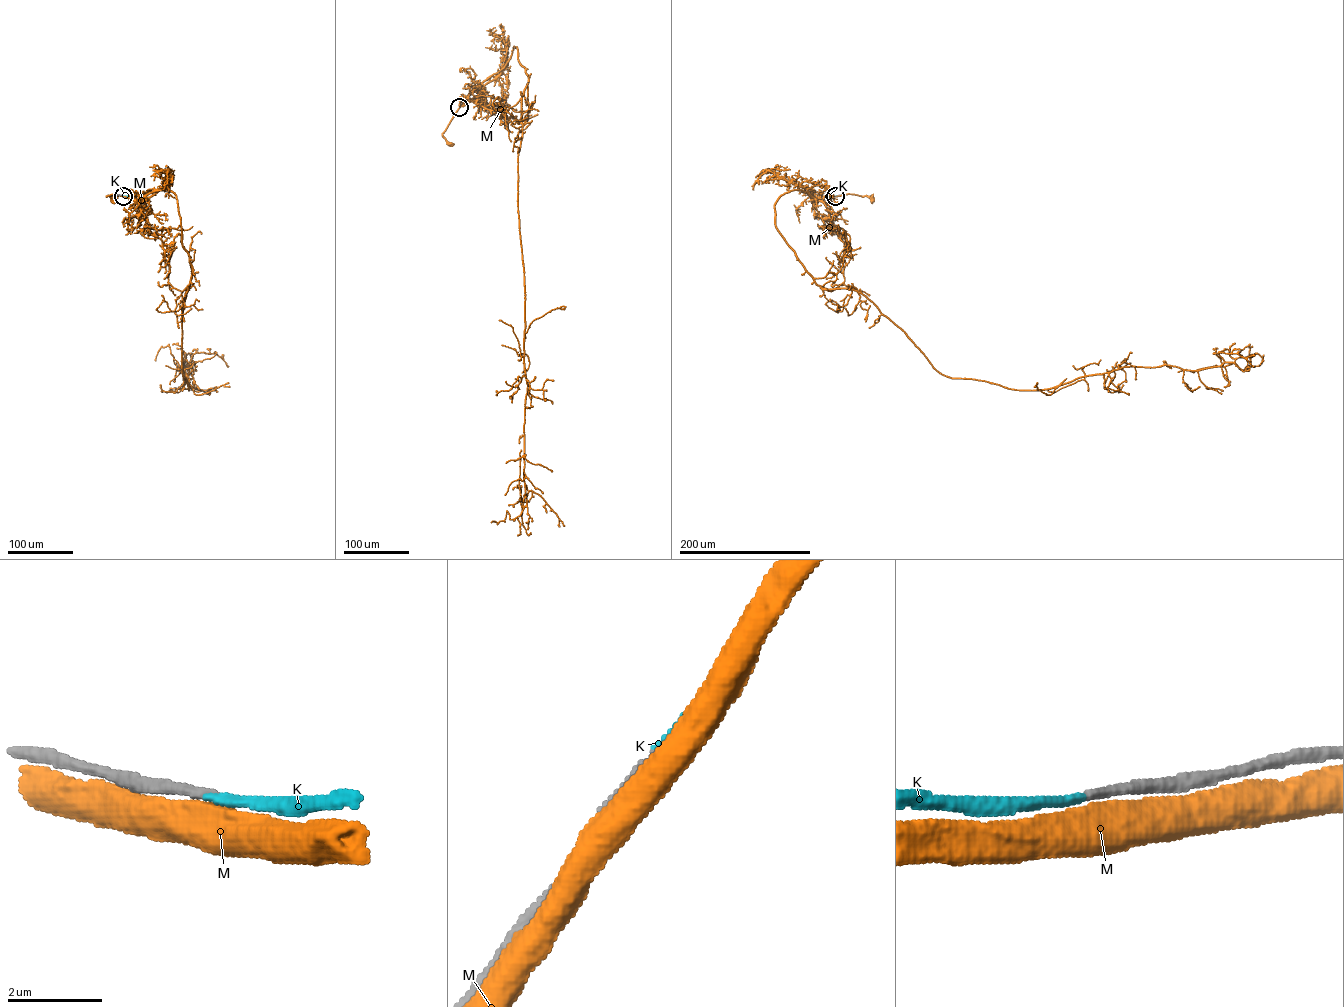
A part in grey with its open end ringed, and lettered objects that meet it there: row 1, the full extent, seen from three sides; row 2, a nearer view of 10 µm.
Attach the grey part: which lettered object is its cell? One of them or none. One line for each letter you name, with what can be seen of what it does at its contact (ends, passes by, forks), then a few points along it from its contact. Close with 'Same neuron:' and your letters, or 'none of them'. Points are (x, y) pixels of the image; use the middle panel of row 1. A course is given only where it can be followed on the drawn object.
K: It ends there
Same neuron: K

